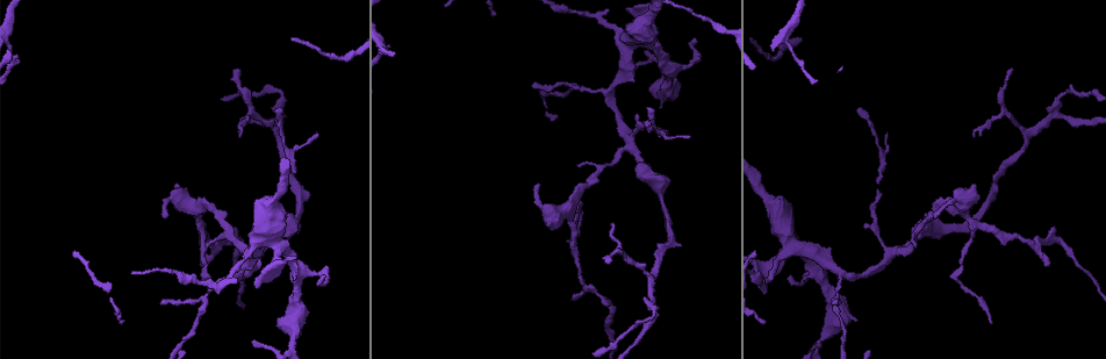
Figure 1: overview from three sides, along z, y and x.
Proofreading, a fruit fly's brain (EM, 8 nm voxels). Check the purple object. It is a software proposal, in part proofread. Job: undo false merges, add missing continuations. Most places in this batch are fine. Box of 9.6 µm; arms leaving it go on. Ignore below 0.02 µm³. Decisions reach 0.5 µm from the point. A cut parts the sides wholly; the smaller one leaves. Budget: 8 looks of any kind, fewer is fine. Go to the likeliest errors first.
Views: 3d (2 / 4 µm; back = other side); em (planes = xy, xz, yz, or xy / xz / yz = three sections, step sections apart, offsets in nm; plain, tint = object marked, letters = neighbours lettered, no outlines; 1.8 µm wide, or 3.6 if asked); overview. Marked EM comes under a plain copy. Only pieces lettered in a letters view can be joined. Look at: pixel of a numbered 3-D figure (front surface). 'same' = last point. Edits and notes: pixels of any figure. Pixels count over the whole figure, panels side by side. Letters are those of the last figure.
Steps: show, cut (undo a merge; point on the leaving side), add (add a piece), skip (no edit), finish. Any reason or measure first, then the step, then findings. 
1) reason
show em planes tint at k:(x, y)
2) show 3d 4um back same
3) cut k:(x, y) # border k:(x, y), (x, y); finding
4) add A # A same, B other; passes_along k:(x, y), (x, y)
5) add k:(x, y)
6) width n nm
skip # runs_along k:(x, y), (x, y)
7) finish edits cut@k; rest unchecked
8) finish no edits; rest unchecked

sharp bend
show em 3.6um planes letters at 1:(273, 244)

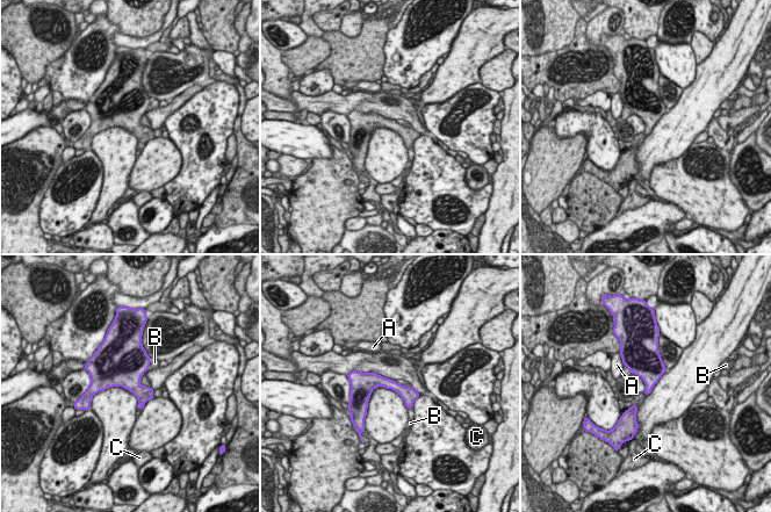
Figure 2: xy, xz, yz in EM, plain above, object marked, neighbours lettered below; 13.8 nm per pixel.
width 160 nm
skip # A other, B other, C other; border 2:(152, 359), (149, 367); all the same neuron

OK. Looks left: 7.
thin end
show em planes letters at 1:(933, 217)

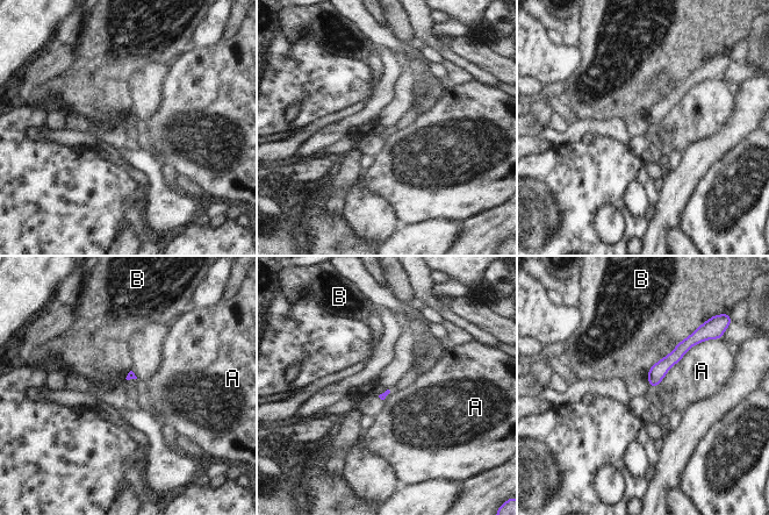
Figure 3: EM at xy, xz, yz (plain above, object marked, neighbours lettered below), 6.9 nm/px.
skip # A other, B other; border 3:(711, 337), (694, 344), (654, 388); none of them fits

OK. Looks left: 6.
abrupt turn
show em planes letters at 1:(1062, 242)

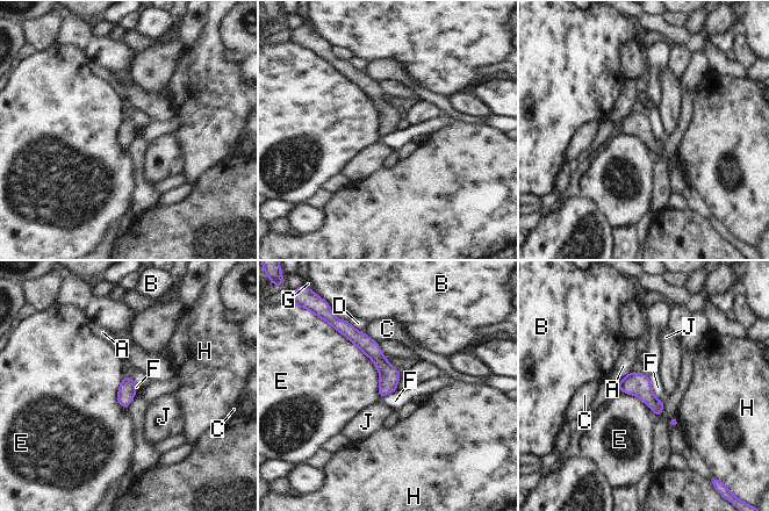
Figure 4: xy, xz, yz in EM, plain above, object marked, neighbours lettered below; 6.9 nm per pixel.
skip # A other, B other, C other, D other, E other, F other, G other, H other, J other; runs_along 4:(352, 331), (376, 355), (392, 389); continuous, no second neuron

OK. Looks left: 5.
finish no edits; rest unchecked

